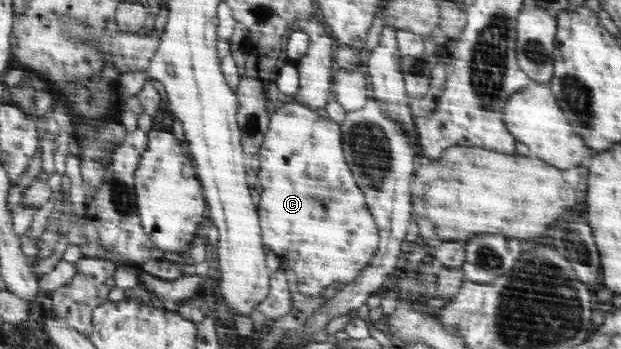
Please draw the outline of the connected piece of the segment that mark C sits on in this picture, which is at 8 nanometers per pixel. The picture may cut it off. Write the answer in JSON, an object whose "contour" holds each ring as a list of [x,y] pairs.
{"contour":[[[295,101],[285,103],[269,117],[269,126],[258,154],[260,170],[257,172],[257,183],[260,190],[260,223],[264,223],[264,225],[262,225],[263,243],[272,253],[280,257],[281,262],[284,262],[287,267],[290,267],[290,269],[296,273],[296,277],[298,277],[298,287],[295,291],[306,298],[318,298],[318,296],[324,294],[326,288],[332,286],[334,283],[343,282],[346,285],[354,282],[364,270],[371,266],[371,260],[375,257],[374,253],[377,253],[379,249],[379,226],[376,227],[376,223],[374,223],[374,219],[372,219],[374,216],[370,215],[370,211],[368,211],[368,207],[366,207],[366,201],[364,201],[364,195],[362,195],[362,191],[356,187],[356,180],[352,175],[352,170],[346,163],[345,155],[343,154],[339,123],[325,117],[322,112],[314,111],[311,107],[304,104]]]}

